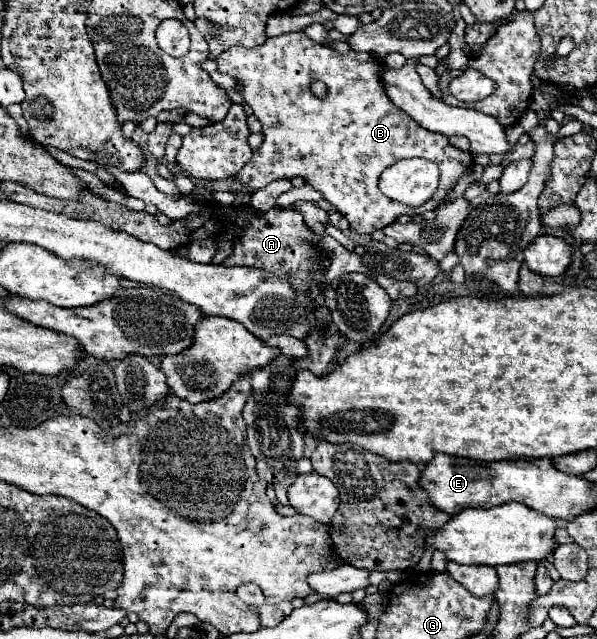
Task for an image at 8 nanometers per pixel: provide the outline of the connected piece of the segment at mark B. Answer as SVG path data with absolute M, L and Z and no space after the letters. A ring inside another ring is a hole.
M299 31L271 37L255 49L231 47L223 51L217 57L217 69L245 83L245 89L241 91L243 101L245 105L251 107L253 115L261 121L263 135L265 135L261 147L253 151L253 157L237 173L237 183L233 185L231 191L241 191L243 185L247 185L247 191L253 193L277 179L303 177L307 185L317 189L323 195L323 199L327 199L335 207L335 211L339 211L349 221L351 231L359 235L383 229L389 223L393 223L399 215L423 215L425 211L437 209L443 197L473 167L473 155L469 151L461 151L449 145L449 139L445 135L423 129L419 123L409 119L407 113L403 113L403 109L399 109L387 97L387 91L383 89L383 79L381 79L381 67L383 63L371 53L365 53L365 61L363 61L361 53L355 53L355 51L337 53L335 49L319 45L319 43L307 43L305 49L299 53ZM299 75L305 77L305 81L307 79L323 81L327 85L327 97L317 99L313 93L299 93ZM409 157L423 157L439 165L441 199L431 199L423 207L407 207L403 203L391 201L387 195L381 193L379 175L383 173L383 169Z

